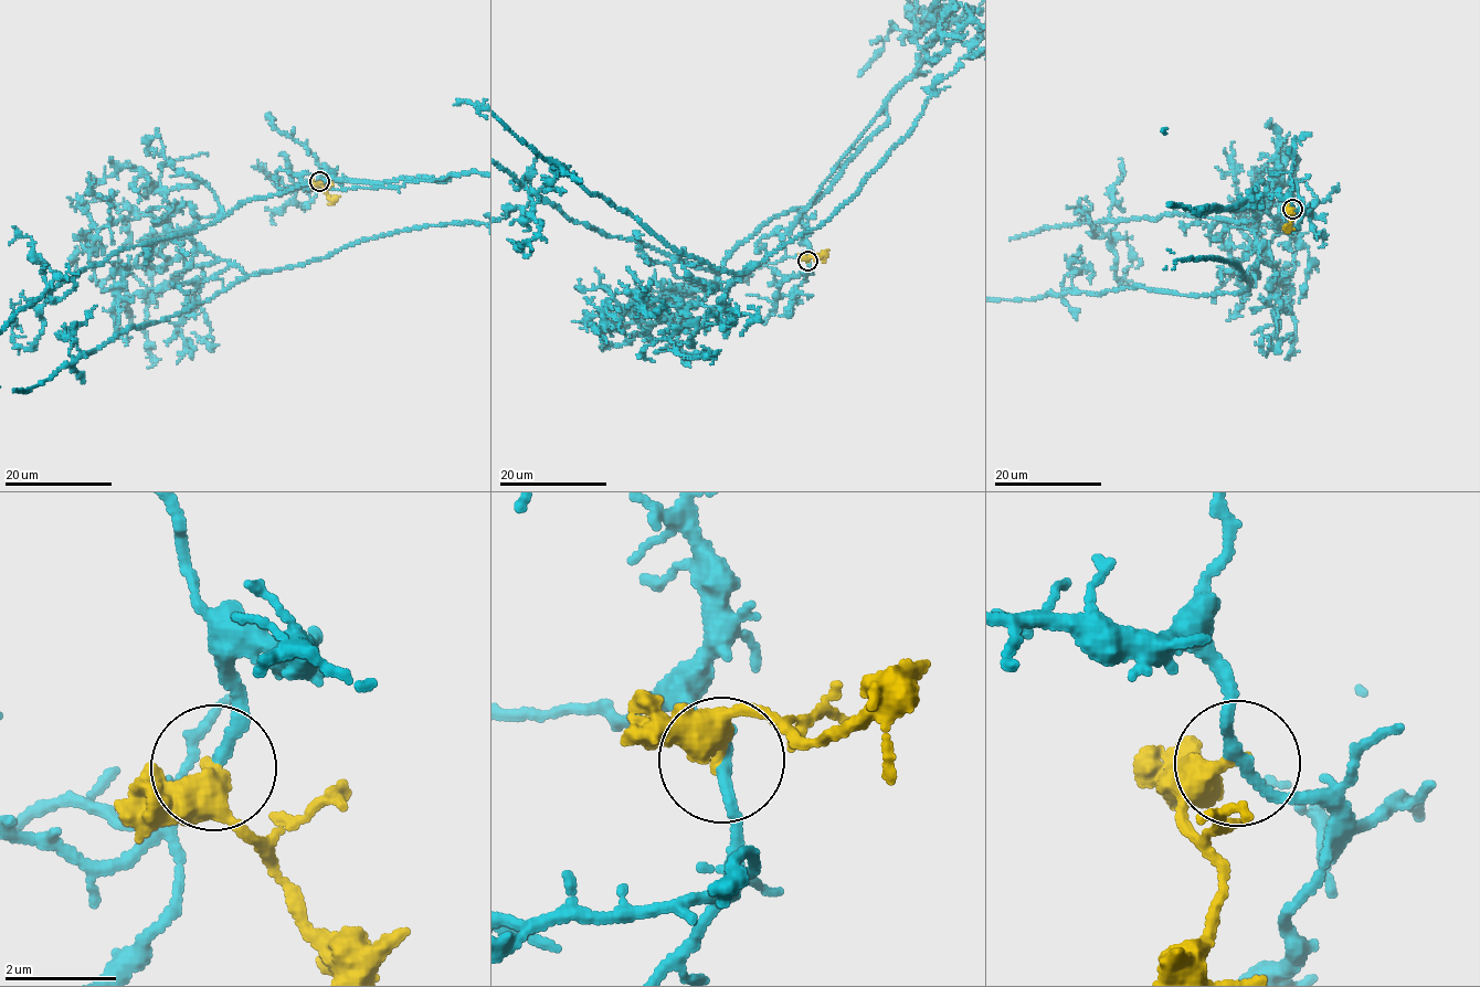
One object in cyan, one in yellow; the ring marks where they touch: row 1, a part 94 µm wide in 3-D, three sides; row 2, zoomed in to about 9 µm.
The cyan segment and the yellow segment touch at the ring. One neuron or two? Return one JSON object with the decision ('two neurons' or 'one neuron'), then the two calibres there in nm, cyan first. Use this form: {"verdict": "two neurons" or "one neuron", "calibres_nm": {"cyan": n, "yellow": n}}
{"verdict": "two neurons", "calibres_nm": {"cyan": 200, "yellow": 460}}

